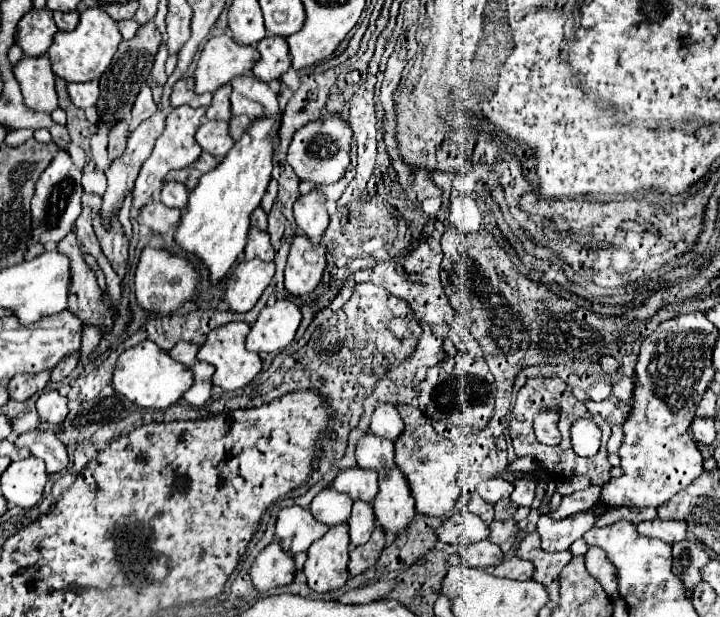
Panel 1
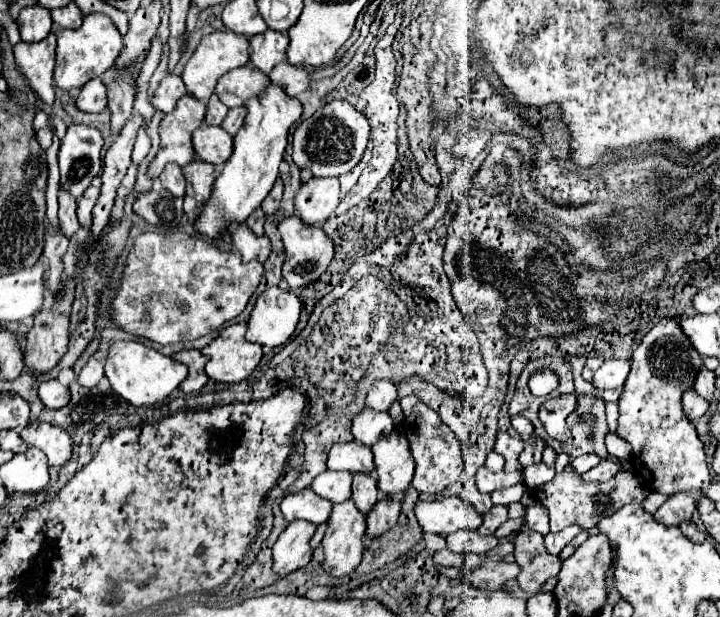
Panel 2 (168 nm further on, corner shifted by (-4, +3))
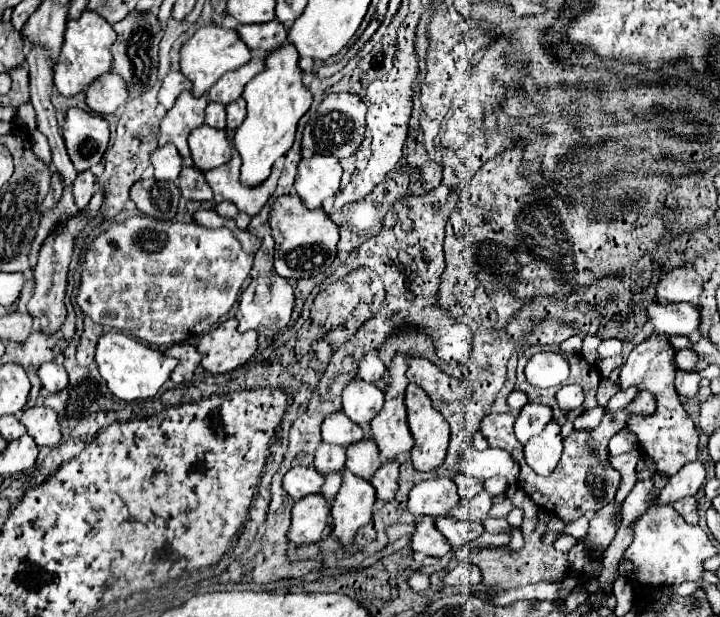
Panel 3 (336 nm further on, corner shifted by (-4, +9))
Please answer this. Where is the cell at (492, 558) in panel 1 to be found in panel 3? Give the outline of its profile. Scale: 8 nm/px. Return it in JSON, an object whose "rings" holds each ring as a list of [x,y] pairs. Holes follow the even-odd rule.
{"rings":[[[445,516],[435,518],[435,526],[449,540],[453,548],[461,548],[485,532],[479,522],[469,522],[469,520],[461,522],[455,518],[445,518]]]}

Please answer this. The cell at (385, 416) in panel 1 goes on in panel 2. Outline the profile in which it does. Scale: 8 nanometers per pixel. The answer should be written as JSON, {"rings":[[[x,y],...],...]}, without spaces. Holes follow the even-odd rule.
{"rings":[[[379,380],[367,394],[367,406],[379,412],[387,412],[395,400],[397,400],[397,388],[387,380]]]}

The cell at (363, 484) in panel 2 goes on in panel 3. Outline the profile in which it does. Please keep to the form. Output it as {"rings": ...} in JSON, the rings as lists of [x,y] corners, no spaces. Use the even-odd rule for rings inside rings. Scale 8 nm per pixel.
{"rings":[[[365,436],[359,442],[347,446],[345,468],[361,478],[373,478],[377,466],[381,466],[381,456],[377,442],[371,436]]]}

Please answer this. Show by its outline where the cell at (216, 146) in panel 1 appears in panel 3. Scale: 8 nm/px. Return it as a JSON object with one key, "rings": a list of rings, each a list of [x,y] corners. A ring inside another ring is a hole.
{"rings":[[[199,126],[189,134],[189,148],[193,166],[201,172],[217,168],[231,158],[231,146],[225,130],[213,130],[211,126]]]}

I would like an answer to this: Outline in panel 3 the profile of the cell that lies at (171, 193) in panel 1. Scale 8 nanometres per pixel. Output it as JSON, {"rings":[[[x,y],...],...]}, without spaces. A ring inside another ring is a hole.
{"rings":[[[173,144],[157,146],[151,152],[151,166],[155,168],[157,180],[177,180],[181,172],[181,156]]]}

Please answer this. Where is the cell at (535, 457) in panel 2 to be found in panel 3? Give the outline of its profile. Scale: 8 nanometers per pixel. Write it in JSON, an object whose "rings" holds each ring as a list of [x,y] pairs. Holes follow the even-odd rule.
{"rings":[[[527,402],[515,422],[515,434],[521,440],[521,444],[525,444],[525,440],[529,440],[533,434],[541,434],[541,430],[545,428],[545,422],[549,422],[549,418],[553,418],[551,406]]]}

